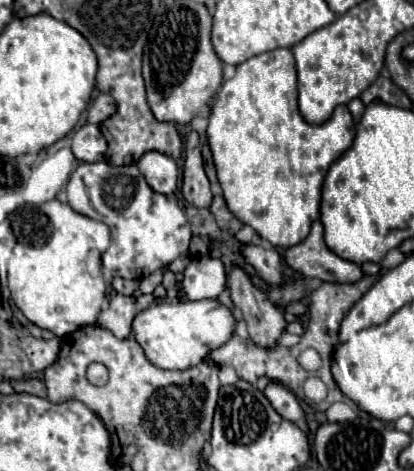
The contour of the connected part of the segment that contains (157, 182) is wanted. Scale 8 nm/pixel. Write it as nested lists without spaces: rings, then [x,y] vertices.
[[[147,152],[139,162],[137,168],[145,176],[147,184],[161,194],[173,194],[177,188],[177,164],[173,158],[161,152]]]

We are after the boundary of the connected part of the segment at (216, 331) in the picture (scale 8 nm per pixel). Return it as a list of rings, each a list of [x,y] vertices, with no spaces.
[[[197,300],[197,302],[177,302],[177,304],[165,304],[157,302],[151,304],[147,310],[139,312],[133,320],[133,338],[137,344],[141,344],[147,360],[163,370],[185,370],[191,366],[197,366],[203,362],[203,358],[213,350],[225,344],[235,330],[235,316],[231,310],[227,310],[217,300]]]

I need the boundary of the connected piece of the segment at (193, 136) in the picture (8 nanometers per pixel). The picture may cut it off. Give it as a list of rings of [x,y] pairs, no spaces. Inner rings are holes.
[[[191,132],[185,144],[185,168],[183,168],[183,184],[181,184],[183,198],[197,208],[209,208],[213,194],[209,188],[209,178],[203,168],[201,158],[201,144],[197,132]]]

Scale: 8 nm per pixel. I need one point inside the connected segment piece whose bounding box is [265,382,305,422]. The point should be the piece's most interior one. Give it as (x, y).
(285, 402)

